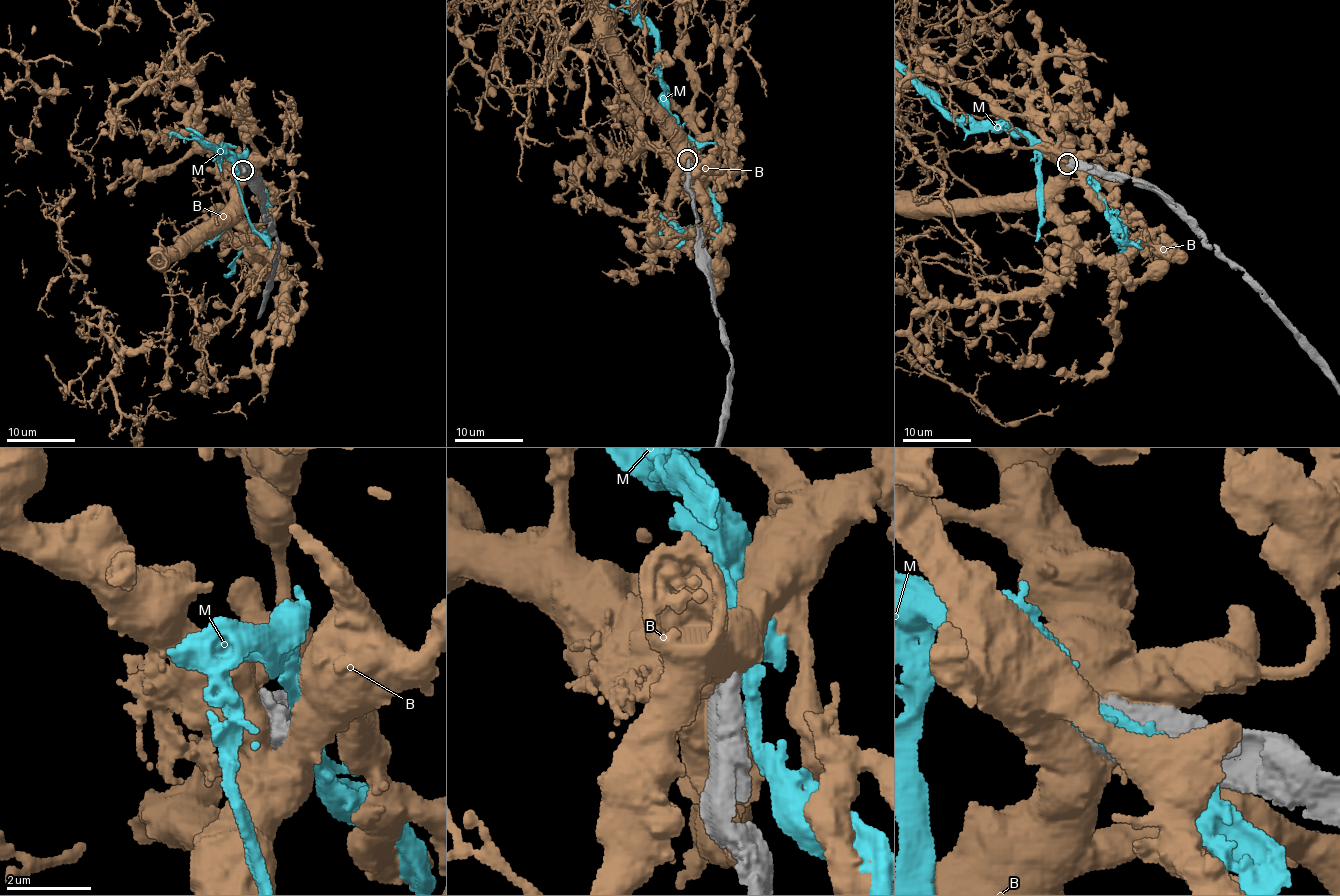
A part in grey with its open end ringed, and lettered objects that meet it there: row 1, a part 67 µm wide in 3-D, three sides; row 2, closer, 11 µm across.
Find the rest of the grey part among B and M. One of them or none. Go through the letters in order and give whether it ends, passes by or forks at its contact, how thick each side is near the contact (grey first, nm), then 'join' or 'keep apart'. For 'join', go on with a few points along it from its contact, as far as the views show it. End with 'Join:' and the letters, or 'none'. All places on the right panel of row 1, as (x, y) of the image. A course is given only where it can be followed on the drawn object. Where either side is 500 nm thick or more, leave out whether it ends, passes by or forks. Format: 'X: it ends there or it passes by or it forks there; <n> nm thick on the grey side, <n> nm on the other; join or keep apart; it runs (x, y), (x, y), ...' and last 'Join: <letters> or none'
B: 750 nm thick on the grey side, 800 nm on the other; keep apart
M: 750 nm thick on the grey side, 400 nm on the other; keep apart
Join: none

